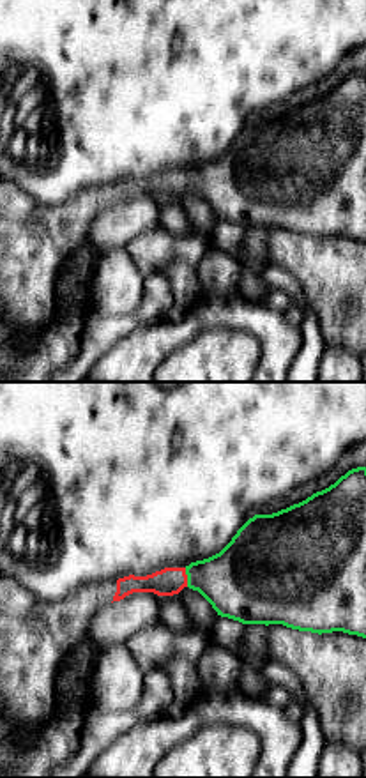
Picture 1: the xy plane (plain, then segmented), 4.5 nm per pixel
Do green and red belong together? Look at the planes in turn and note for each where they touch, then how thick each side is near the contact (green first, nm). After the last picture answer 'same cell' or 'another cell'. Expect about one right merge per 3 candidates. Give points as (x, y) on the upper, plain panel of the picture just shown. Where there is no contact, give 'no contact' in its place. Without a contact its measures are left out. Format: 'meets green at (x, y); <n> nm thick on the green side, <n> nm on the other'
meets green at (188, 181); 340 nm thick on the green side, 130 nm on the other

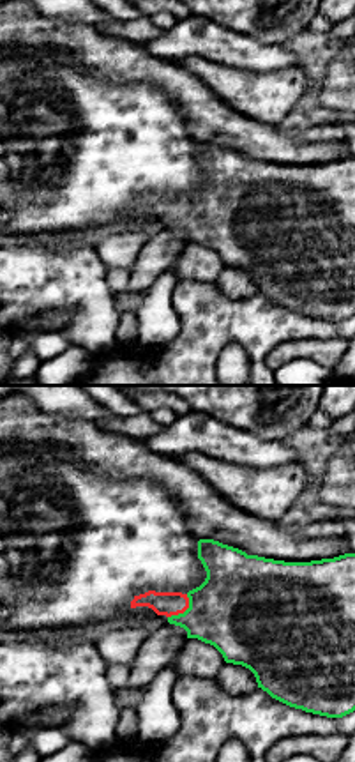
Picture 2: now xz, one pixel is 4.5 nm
meets green at (186, 214); 420 nm thick on the green side, 110 nm on the other

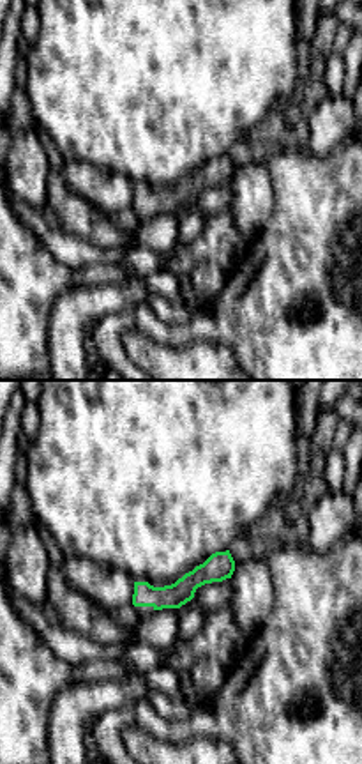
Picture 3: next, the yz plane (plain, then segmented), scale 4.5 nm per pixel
no contact

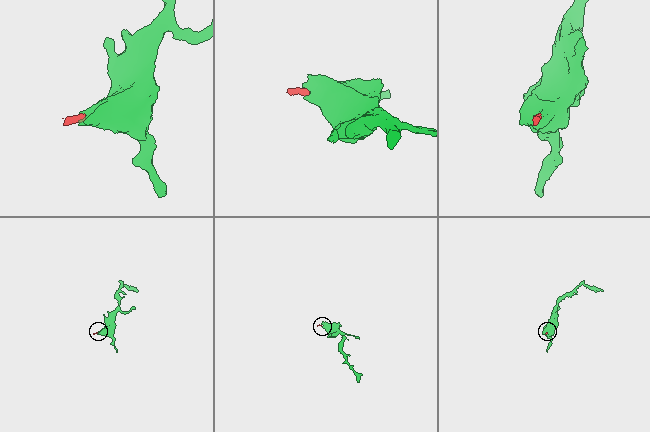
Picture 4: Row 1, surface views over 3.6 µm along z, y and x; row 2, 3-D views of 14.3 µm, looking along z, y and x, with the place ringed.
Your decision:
same cell

